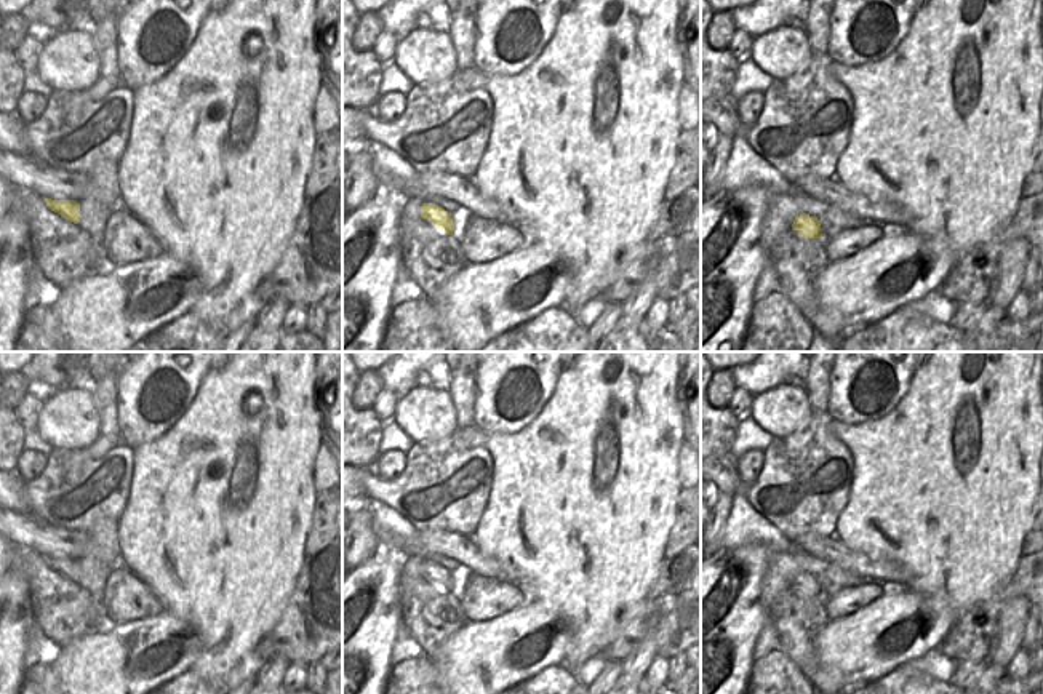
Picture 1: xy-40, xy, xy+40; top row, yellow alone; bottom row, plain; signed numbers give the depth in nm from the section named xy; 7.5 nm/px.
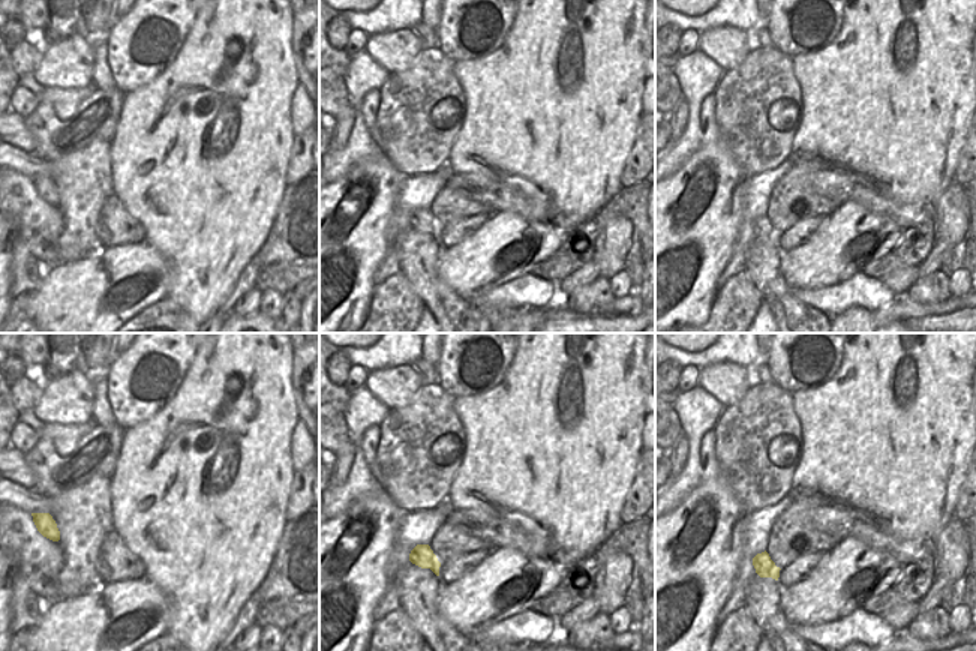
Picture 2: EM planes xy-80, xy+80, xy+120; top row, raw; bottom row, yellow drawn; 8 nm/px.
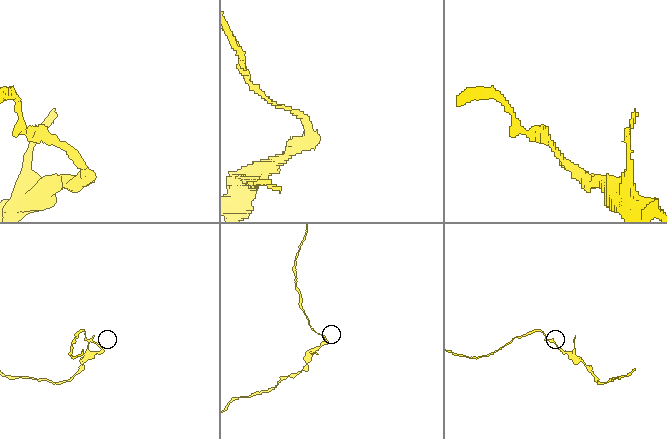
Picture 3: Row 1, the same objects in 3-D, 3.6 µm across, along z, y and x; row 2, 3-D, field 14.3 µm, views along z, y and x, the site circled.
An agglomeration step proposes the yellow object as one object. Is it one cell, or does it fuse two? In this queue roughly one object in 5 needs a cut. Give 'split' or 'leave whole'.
leave whole

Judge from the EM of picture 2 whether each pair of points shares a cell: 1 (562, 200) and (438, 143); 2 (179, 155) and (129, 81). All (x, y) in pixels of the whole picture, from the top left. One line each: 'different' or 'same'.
1: different
2: different

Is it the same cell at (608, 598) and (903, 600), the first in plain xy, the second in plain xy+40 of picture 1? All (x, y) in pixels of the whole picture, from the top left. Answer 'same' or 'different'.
different

